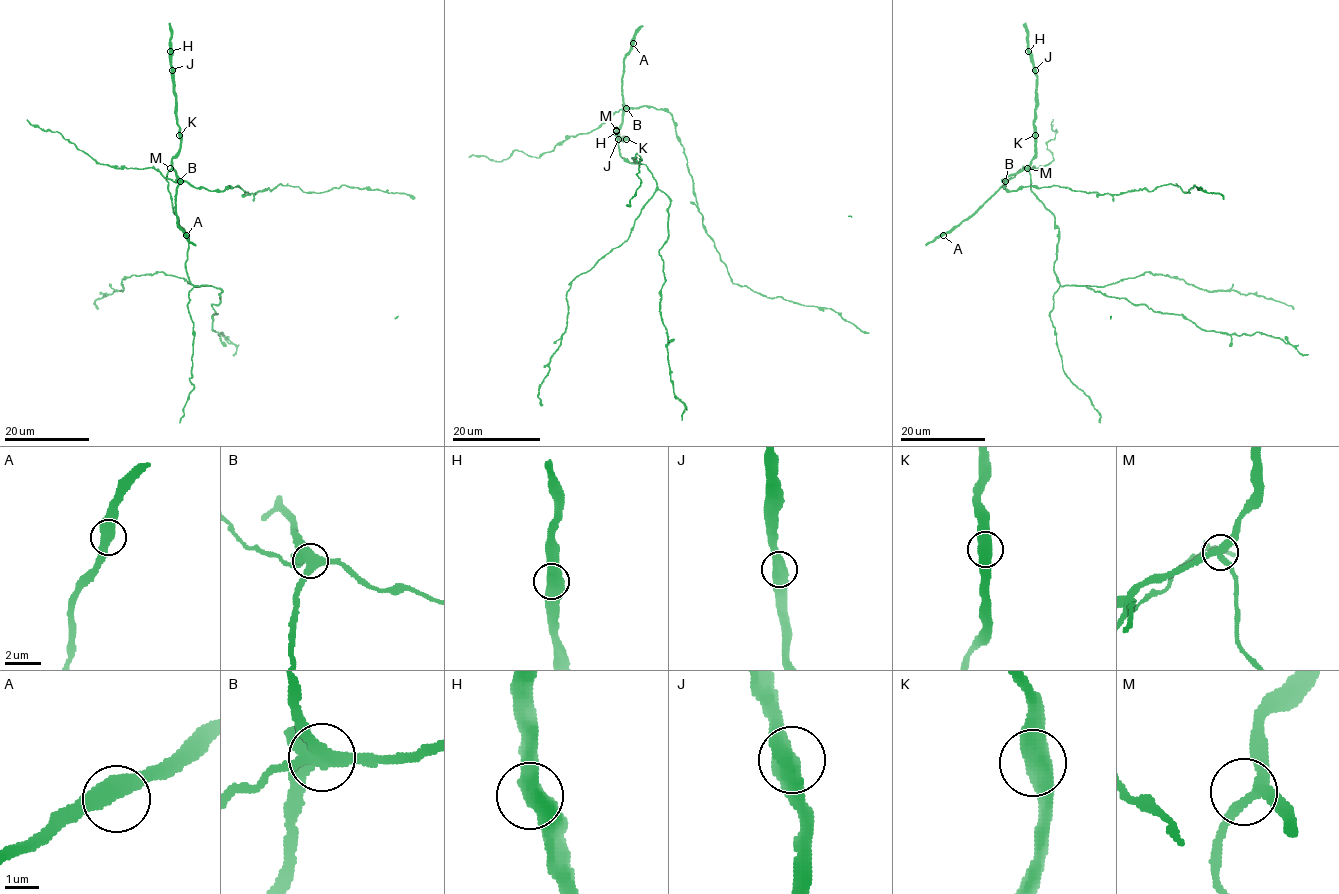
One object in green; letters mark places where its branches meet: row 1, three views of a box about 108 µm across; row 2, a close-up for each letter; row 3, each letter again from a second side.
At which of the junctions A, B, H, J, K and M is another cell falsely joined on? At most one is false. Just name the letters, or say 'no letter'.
B

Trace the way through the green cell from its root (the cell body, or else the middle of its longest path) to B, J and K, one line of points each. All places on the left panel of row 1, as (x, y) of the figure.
B: (192, 186), (179, 181)
J: (192, 186), (176, 177), (172, 163), (180, 143), (172, 70)
K: (192, 186), (176, 177), (172, 163), (179, 148), (179, 135)

